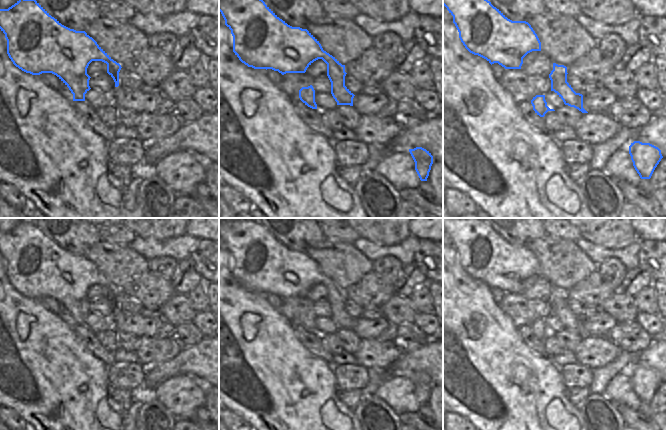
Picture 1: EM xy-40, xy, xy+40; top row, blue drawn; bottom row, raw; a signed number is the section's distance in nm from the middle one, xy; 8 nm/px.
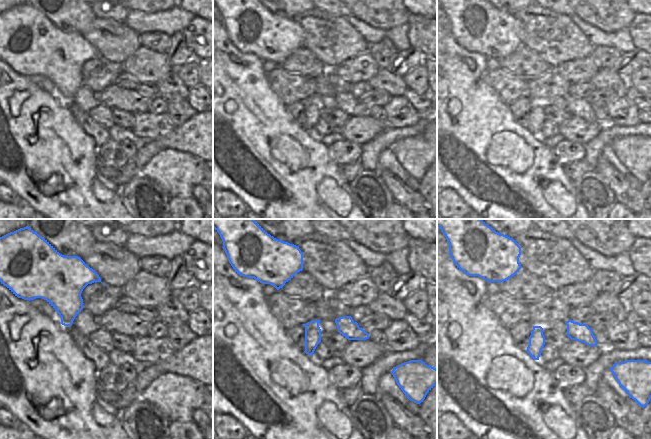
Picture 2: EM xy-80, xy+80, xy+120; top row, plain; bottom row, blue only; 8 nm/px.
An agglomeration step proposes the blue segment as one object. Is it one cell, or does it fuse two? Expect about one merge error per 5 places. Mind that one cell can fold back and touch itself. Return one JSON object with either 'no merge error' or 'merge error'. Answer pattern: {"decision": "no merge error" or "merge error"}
{"decision": "no merge error"}

